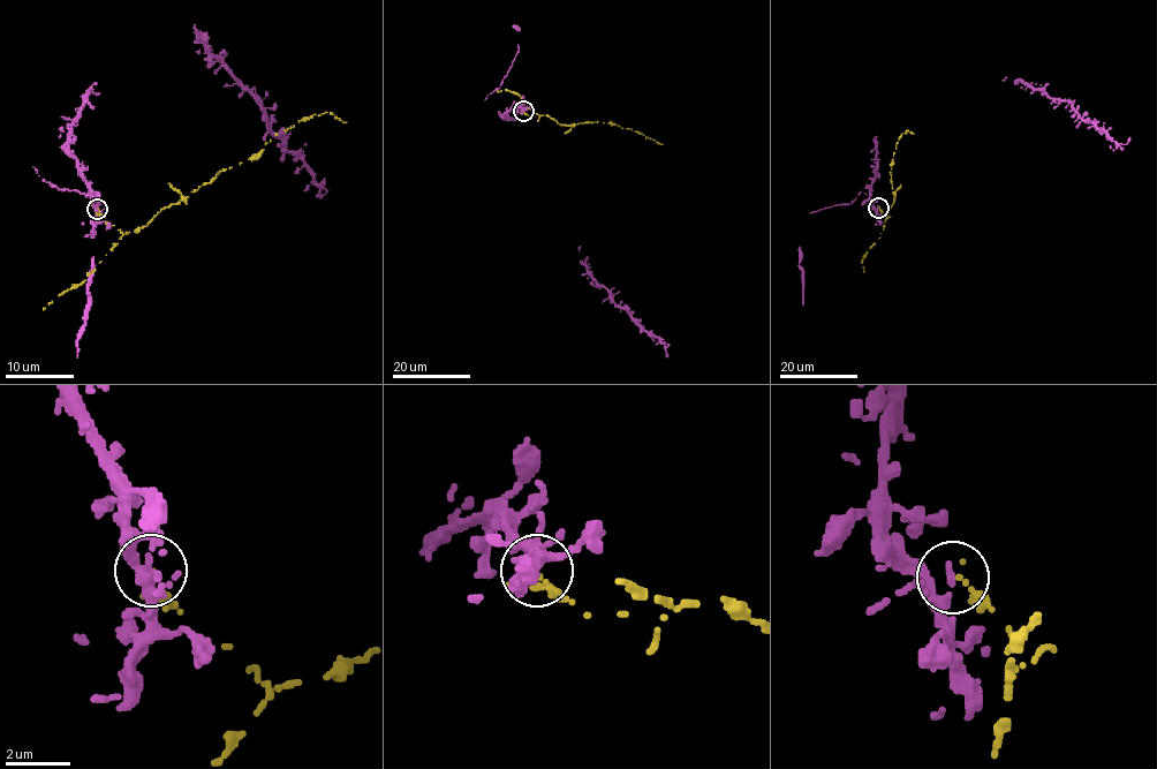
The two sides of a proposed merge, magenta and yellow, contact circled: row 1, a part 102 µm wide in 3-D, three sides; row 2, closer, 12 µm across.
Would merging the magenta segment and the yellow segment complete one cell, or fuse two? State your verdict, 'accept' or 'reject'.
reject

